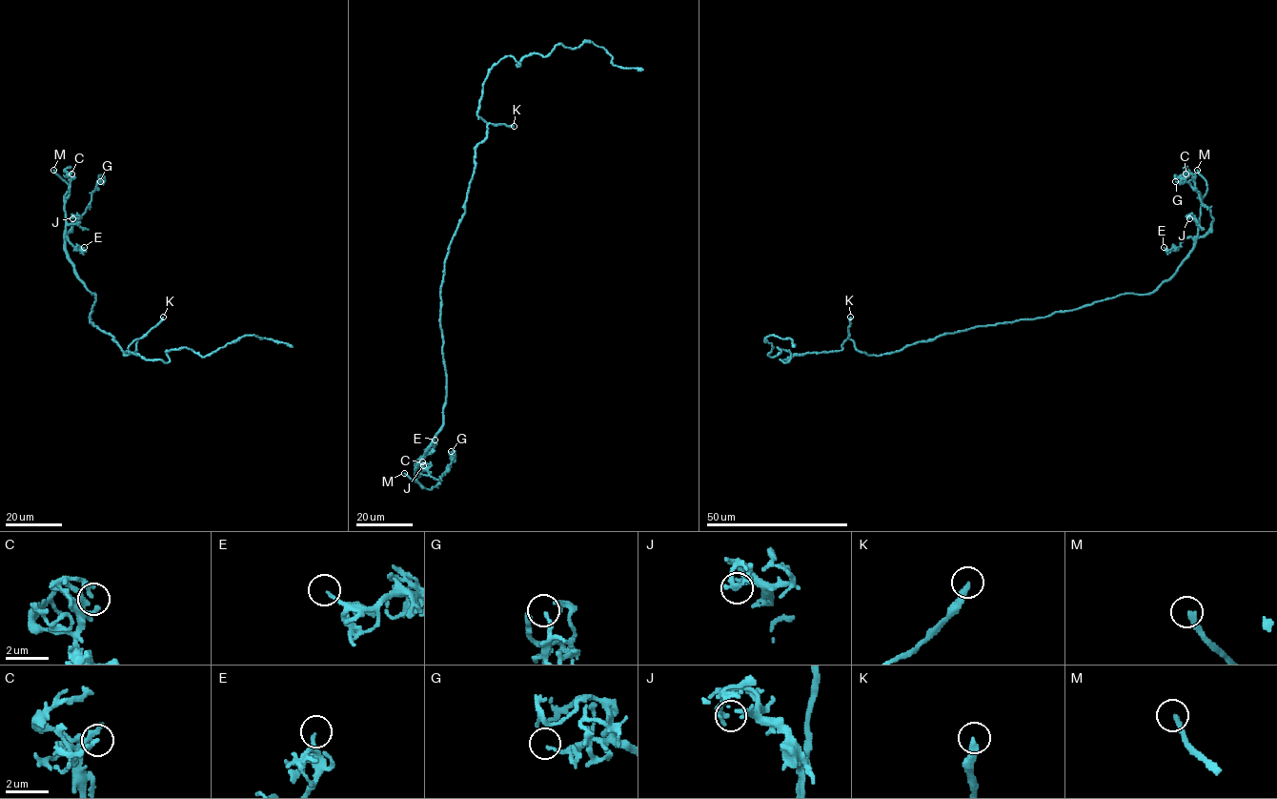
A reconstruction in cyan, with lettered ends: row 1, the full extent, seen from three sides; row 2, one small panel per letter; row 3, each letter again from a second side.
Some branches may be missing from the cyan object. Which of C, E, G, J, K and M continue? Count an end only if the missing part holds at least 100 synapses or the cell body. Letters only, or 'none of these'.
K, M

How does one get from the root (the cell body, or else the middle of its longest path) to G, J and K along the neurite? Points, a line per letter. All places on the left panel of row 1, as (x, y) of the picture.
G: (109, 334), (90, 321), (95, 294), (79, 277), (69, 257), (64, 239), (87, 209), (91, 193), (100, 181)
J: (109, 334), (90, 321), (95, 294), (81, 281), (66, 249), (66, 226), (77, 223), (73, 215), (72, 218)
K: (109, 334), (124, 356), (129, 355), (136, 351), (136, 338), (141, 338), (163, 317)

